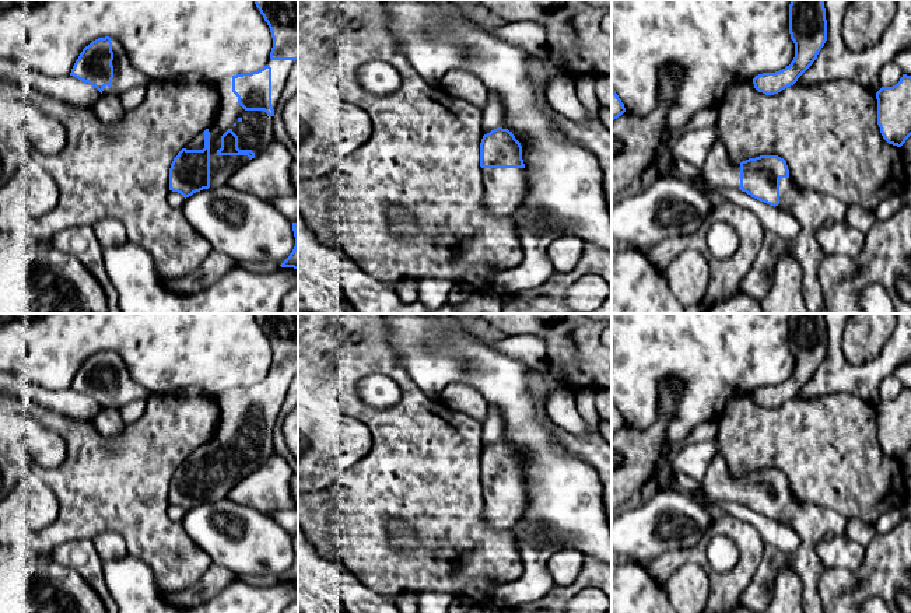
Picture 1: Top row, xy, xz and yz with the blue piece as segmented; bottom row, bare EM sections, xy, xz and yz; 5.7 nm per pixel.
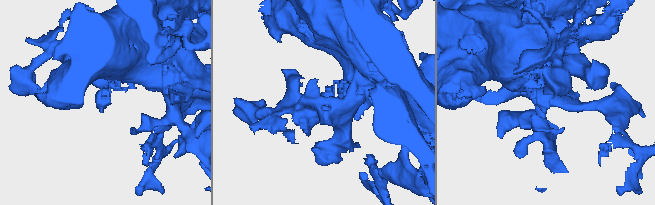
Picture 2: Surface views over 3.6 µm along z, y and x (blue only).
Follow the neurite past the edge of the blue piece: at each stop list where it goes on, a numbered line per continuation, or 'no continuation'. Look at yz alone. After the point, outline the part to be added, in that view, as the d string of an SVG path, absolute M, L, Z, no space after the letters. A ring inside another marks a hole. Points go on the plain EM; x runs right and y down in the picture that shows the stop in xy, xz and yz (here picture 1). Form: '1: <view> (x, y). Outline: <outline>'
1: yz (780, 585). Outline: M781 491L779 518L775 521L796 532L799 546L786 558L775 546L765 543L761 563L742 593L740 605L756 613L824 613L819 595L819 579L826 568L817 556L816 546L828 532L844 535L847 519L830 508L798 502L789 491Z

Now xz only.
1: xz (504, 501). Outline: M481 481L484 518L491 529L508 529L528 508L526 481Z

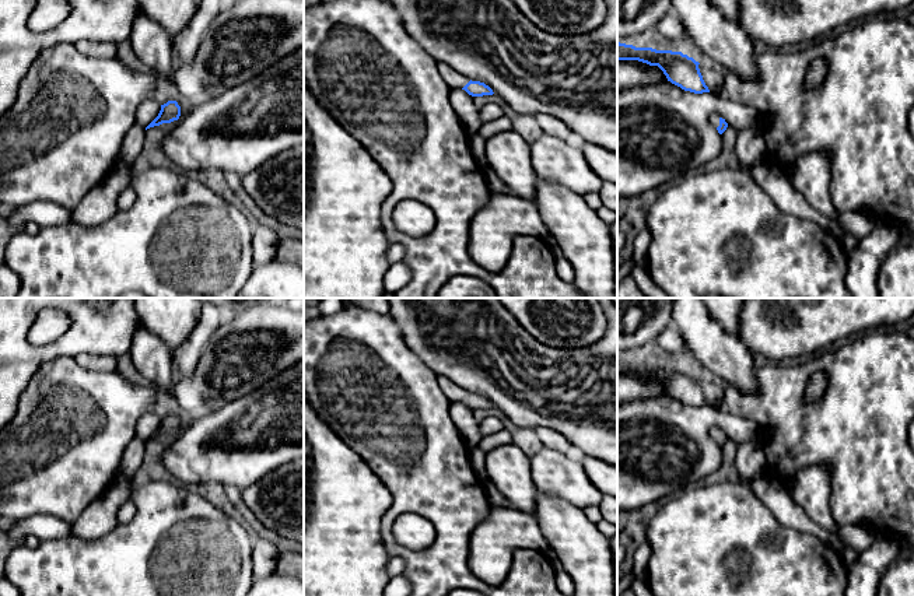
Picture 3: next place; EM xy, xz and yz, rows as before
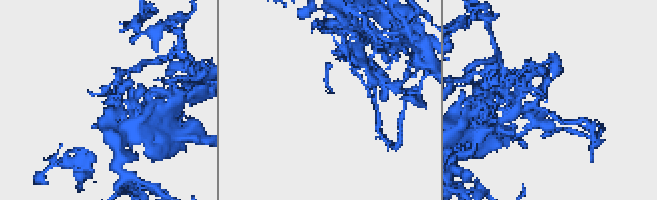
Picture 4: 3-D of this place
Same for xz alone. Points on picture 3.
1: xz (454, 393). Outline: M437 376L437 381L442 393L447 396L449 402L463 402L470 395L466 390L456 386L455 383L452 383L445 376Z

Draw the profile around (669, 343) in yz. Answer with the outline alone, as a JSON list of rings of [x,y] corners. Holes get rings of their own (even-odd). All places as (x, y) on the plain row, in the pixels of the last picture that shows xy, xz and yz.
[[[673,325],[666,326],[655,339],[652,348],[668,360],[689,358],[683,337]]]

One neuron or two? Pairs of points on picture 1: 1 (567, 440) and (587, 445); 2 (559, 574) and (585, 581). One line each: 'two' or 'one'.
1: one
2: two

